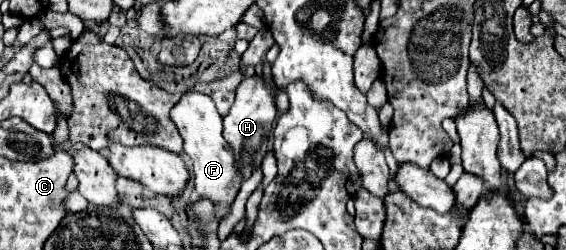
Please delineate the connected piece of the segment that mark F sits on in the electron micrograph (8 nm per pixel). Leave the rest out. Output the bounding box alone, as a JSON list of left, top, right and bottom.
[171,91,243,219]

